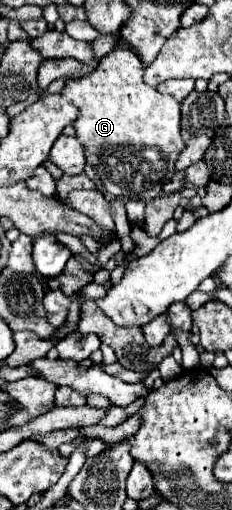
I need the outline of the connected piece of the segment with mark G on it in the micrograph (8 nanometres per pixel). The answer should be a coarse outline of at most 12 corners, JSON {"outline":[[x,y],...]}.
{"outline":[[114,49],[60,95],[106,193],[158,197],[180,103]]}

